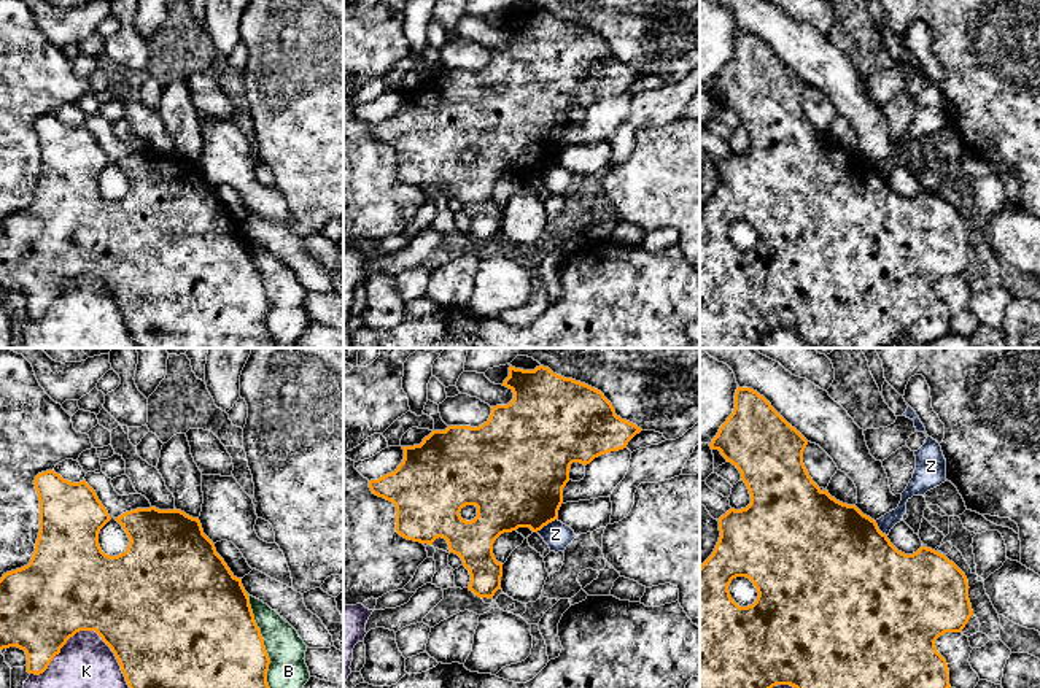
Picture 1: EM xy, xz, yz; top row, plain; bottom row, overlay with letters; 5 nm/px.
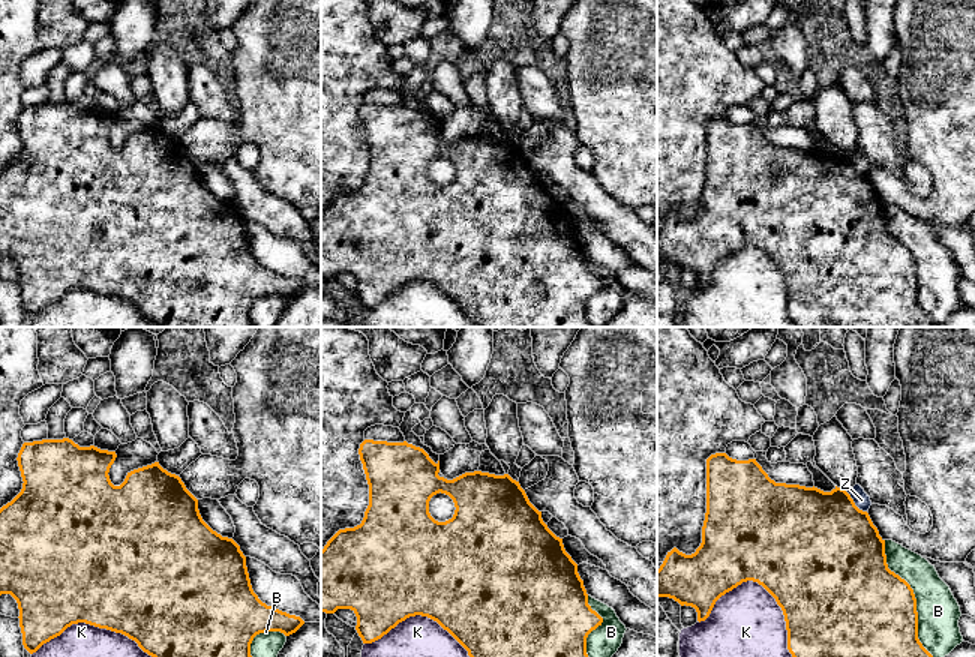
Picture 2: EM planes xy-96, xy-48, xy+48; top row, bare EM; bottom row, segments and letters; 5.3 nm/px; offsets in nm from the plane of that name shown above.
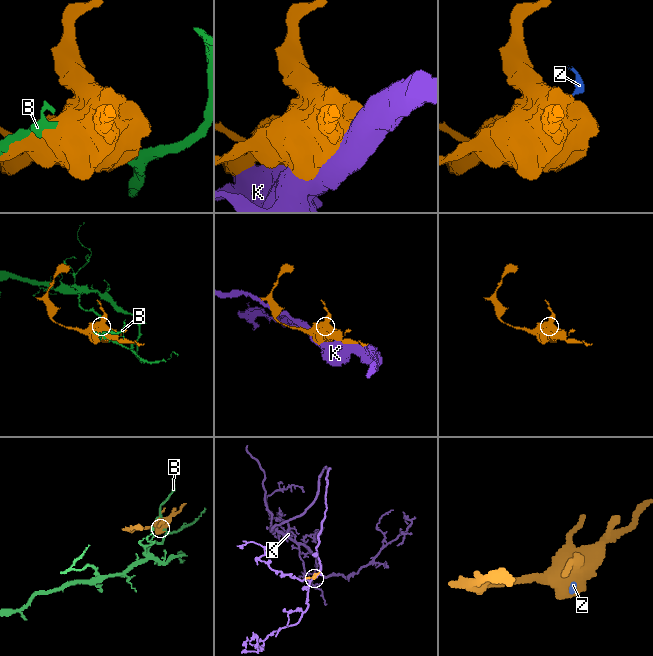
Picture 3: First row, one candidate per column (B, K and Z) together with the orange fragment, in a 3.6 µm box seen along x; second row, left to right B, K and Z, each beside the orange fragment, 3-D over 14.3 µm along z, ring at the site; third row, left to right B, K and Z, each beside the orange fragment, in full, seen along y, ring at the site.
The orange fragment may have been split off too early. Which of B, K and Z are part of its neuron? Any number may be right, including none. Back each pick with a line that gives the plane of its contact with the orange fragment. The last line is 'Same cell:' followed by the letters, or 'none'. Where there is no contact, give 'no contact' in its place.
Same cell: none

